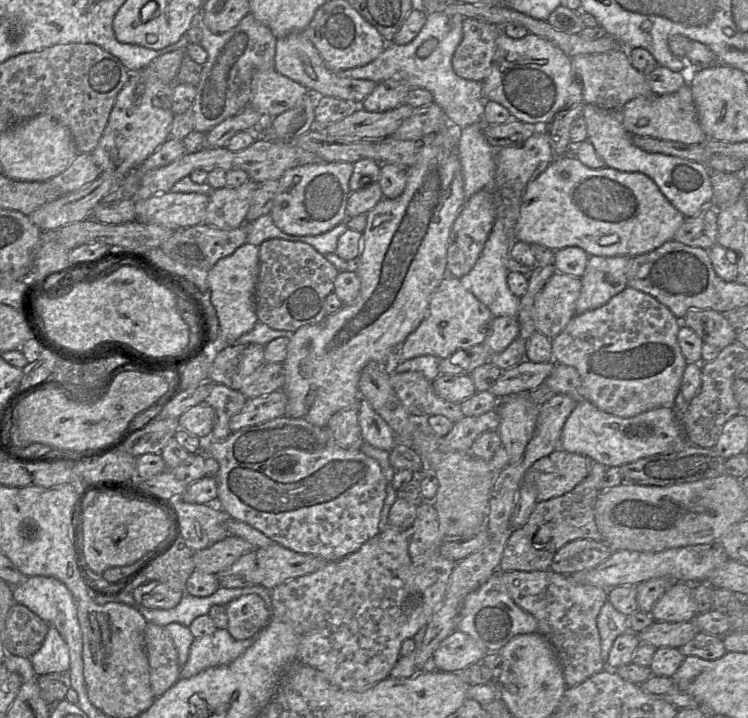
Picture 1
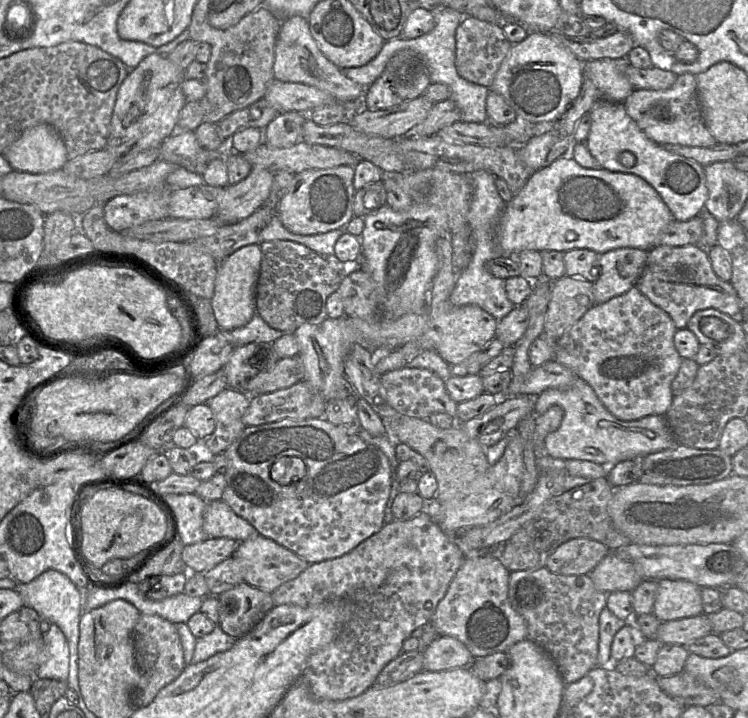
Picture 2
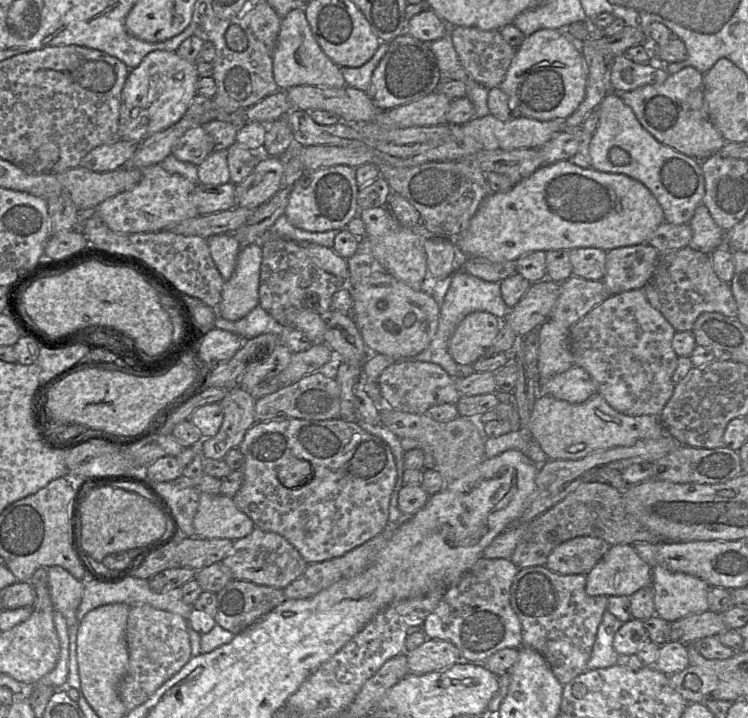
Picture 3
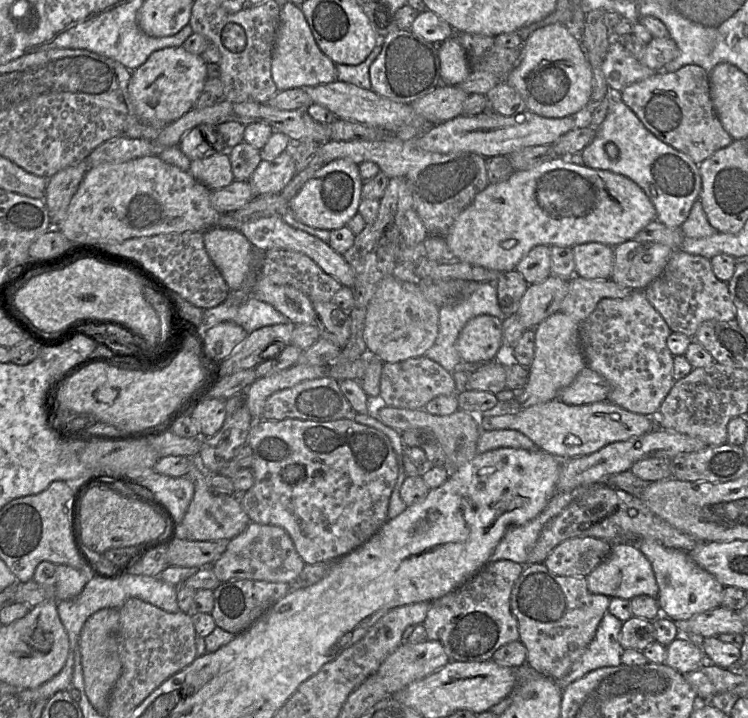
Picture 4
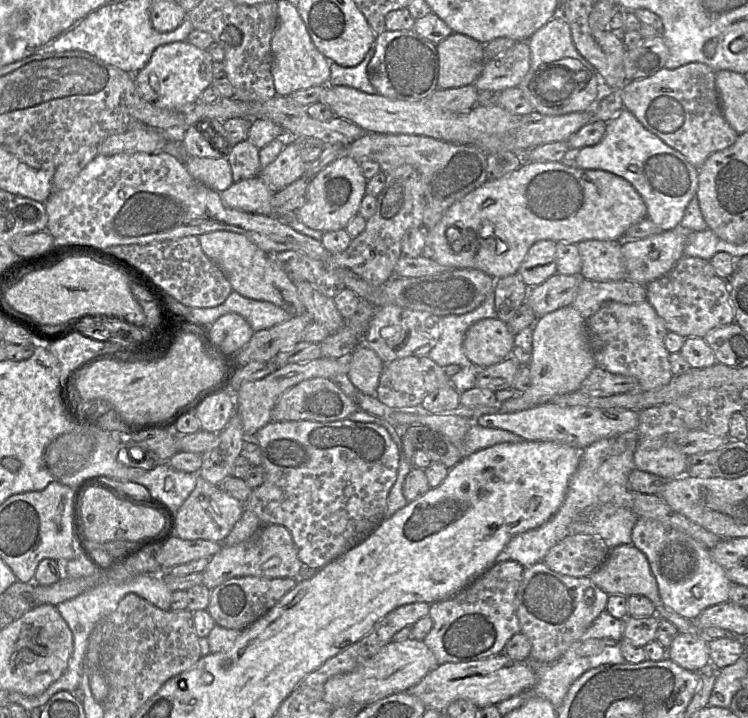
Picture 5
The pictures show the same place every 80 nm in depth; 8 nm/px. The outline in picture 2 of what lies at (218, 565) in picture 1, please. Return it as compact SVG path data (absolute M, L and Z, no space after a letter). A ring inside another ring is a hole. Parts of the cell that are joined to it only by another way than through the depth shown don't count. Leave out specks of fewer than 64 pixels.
M208 538L199 543L185 545L182 558L187 571L205 573L233 557L238 545L238 541L229 538Z

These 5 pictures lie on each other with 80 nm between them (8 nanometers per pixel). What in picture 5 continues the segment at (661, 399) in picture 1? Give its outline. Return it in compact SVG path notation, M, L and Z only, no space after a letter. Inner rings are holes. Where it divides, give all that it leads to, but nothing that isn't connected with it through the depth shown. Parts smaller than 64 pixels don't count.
M648 300L637 304L606 302L587 320L590 344L598 367L608 372L631 376L638 380L643 391L655 391L667 385L673 378L664 338L668 329Z

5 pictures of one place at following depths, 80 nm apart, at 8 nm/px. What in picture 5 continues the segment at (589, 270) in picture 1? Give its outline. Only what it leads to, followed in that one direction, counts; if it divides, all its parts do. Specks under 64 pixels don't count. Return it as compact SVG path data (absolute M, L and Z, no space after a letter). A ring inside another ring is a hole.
M681 226L639 240L622 240L626 279L644 285L669 273L684 256L687 238L693 232Z

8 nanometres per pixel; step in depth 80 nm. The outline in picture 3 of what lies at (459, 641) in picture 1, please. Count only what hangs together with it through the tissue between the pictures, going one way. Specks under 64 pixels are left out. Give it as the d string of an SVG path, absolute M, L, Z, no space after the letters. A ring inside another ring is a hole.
M426 639L419 647L405 653L410 674L414 675L445 670L462 660L455 645L439 639Z

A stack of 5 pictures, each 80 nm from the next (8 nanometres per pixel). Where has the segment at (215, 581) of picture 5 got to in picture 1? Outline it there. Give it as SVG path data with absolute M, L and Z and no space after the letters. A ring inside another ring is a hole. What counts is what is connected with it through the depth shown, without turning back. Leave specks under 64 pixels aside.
M277 543L253 550L256 552L258 569L261 570L260 585L268 589L313 573L328 563L319 556L298 553Z

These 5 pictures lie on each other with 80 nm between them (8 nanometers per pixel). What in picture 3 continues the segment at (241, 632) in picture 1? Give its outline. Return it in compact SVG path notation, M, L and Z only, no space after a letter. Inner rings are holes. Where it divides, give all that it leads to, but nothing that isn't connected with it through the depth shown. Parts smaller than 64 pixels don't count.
M233 579L216 594L216 624L237 635L284 602L283 589Z

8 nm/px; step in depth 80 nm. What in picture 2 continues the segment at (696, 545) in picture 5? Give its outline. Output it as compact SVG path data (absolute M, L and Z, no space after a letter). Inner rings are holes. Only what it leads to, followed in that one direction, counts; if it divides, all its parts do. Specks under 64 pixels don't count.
M658 580L652 614L661 622L703 613L701 587L685 580Z

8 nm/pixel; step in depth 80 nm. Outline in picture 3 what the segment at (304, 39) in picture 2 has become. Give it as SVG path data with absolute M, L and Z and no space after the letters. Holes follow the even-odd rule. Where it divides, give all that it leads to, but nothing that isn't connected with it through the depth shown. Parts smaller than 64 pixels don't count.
M295 8L281 19L273 54L273 78L278 88L286 91L294 86L346 86L340 67L322 51L315 40L303 8Z

